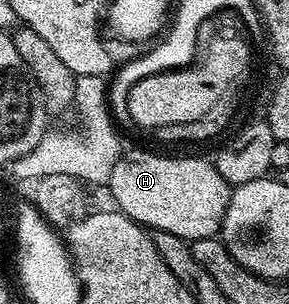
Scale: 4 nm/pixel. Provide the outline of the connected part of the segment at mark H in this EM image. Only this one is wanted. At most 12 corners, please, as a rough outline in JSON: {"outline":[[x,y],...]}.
{"outline":[[131,150],[114,205],[192,243],[222,231],[233,188],[214,161]]}

